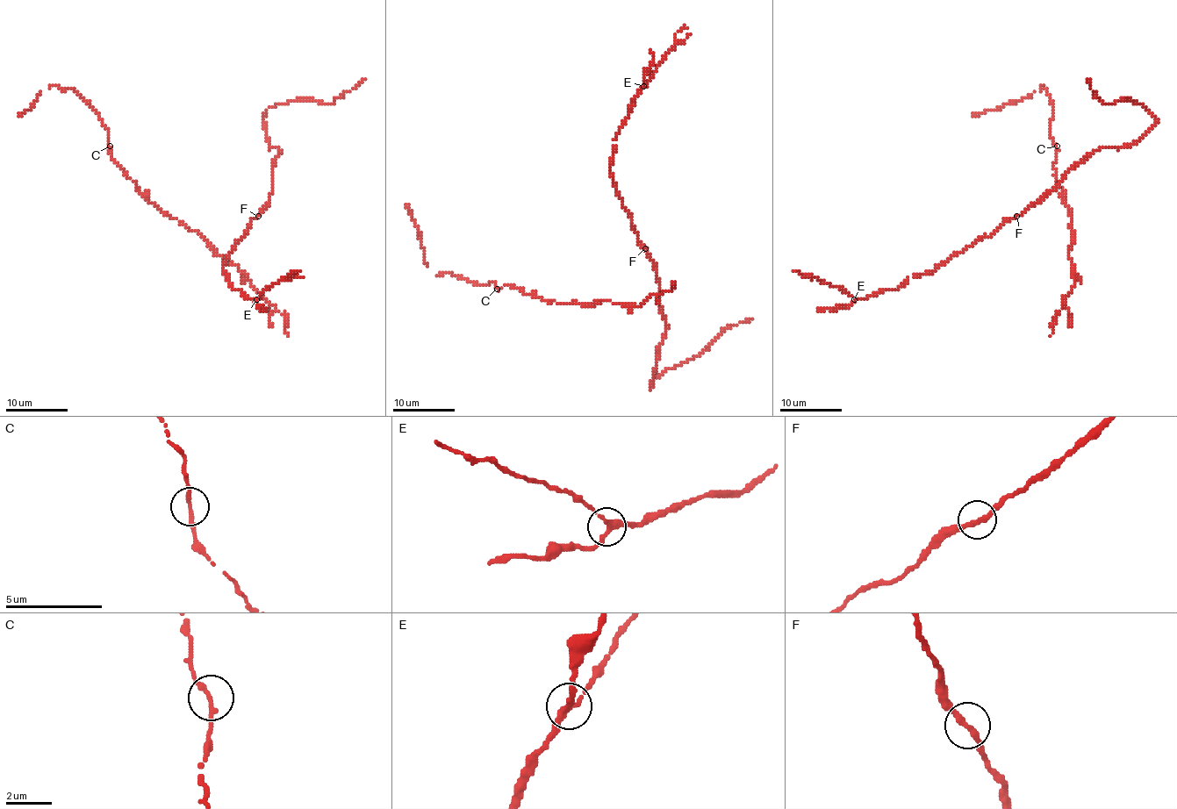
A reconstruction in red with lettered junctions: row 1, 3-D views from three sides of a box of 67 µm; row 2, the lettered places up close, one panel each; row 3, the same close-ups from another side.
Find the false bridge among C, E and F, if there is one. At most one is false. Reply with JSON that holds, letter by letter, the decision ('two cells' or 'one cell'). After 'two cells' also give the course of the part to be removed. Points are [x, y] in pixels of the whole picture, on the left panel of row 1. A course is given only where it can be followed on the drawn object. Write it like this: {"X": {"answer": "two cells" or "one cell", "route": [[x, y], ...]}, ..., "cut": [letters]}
{"C": {"answer": "one cell"}, "E": {"answer": "one cell"}, "F": {"answer": "one cell"}, "cut": []}

